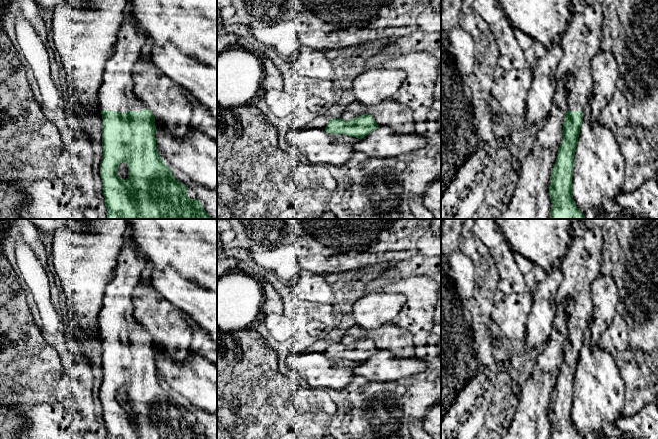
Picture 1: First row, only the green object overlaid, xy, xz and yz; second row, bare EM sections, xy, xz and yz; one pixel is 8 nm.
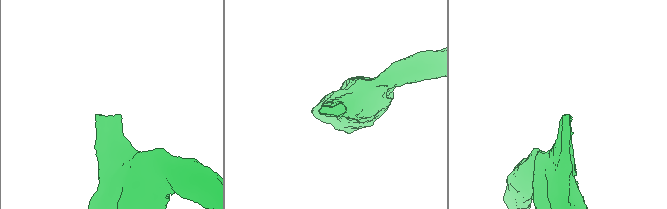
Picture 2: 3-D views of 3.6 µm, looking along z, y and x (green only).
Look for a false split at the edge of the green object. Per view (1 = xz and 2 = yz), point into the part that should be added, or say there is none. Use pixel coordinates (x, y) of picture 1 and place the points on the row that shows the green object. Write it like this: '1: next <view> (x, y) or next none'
1: next none
2: next yz (582, 40)

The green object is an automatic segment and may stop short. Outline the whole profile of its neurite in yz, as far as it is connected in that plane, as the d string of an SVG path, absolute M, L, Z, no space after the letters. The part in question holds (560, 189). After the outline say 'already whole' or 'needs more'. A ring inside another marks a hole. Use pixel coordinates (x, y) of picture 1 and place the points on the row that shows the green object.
M574 0L570 25L560 39L563 55L557 80L566 82L568 111L550 178L550 219L585 219L573 199L572 177L583 111L593 90L591 61L601 50L603 19L599 3L589 5L583 0Z; needs more

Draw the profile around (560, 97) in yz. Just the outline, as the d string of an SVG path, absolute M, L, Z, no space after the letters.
M563 79L557 81L556 92L553 97L554 106L559 108L563 113L568 111L567 98L568 92L565 86L566 82Z

